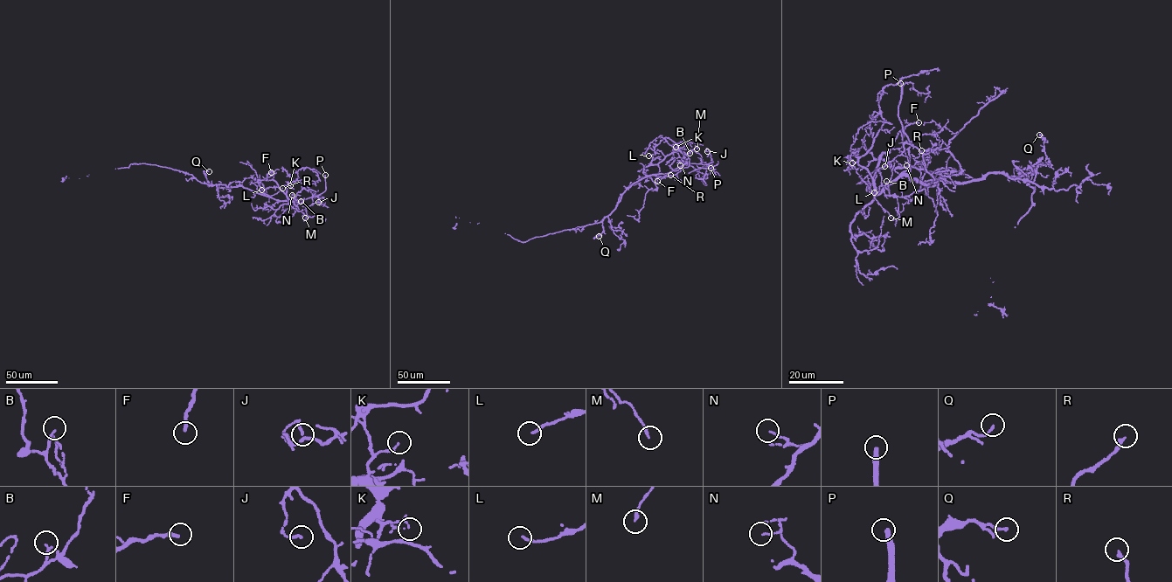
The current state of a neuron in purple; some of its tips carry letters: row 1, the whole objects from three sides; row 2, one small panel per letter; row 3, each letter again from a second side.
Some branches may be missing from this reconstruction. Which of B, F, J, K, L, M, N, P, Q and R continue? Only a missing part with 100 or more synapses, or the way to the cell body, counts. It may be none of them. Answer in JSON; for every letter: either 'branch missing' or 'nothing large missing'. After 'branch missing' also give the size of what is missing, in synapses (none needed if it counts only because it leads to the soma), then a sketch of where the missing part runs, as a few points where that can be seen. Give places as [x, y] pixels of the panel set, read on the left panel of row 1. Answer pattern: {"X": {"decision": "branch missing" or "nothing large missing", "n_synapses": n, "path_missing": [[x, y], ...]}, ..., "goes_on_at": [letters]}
{"B": {"decision": "nothing large missing"}, "F": {"decision": "nothing large missing"}, "J": {"decision": "nothing large missing"}, "K": {"decision": "nothing large missing"}, "L": {"decision": "nothing large missing"}, "M": {"decision": "nothing large missing"}, "N": {"decision": "nothing large missing"}, "P": {"decision": "branch missing"}, "Q": {"decision": "nothing large missing"}, "R": {"decision": "nothing large missing"}, "goes_on_at": ["P"]}

